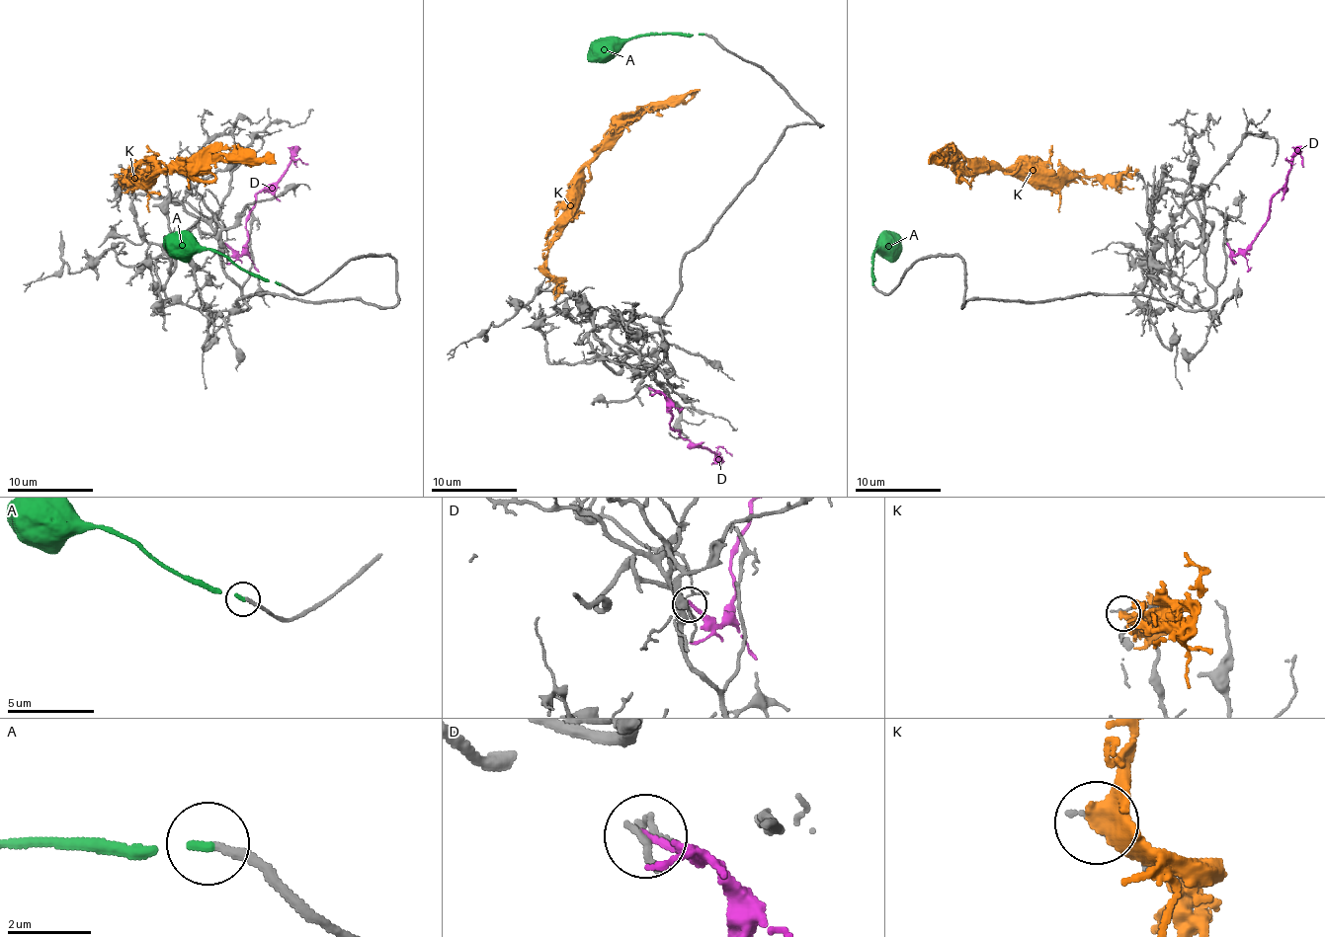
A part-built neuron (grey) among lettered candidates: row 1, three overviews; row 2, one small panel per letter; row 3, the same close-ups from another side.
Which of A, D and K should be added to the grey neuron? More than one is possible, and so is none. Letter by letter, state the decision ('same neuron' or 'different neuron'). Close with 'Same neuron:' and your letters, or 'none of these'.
A: same neuron
D: different neuron
K: different neuron
Same neuron: A

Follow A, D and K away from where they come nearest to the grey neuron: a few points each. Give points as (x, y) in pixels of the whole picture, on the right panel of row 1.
A: (871, 283), (873, 254), (899, 239)
D: (1227, 245), (1236, 254), (1255, 239), (1274, 195), (1286, 181), (1286, 170), (1297, 153), (1304, 166)
K: (1110, 175), (1015, 177), (996, 168), (974, 168), (957, 155), (934, 157), (928, 164)

